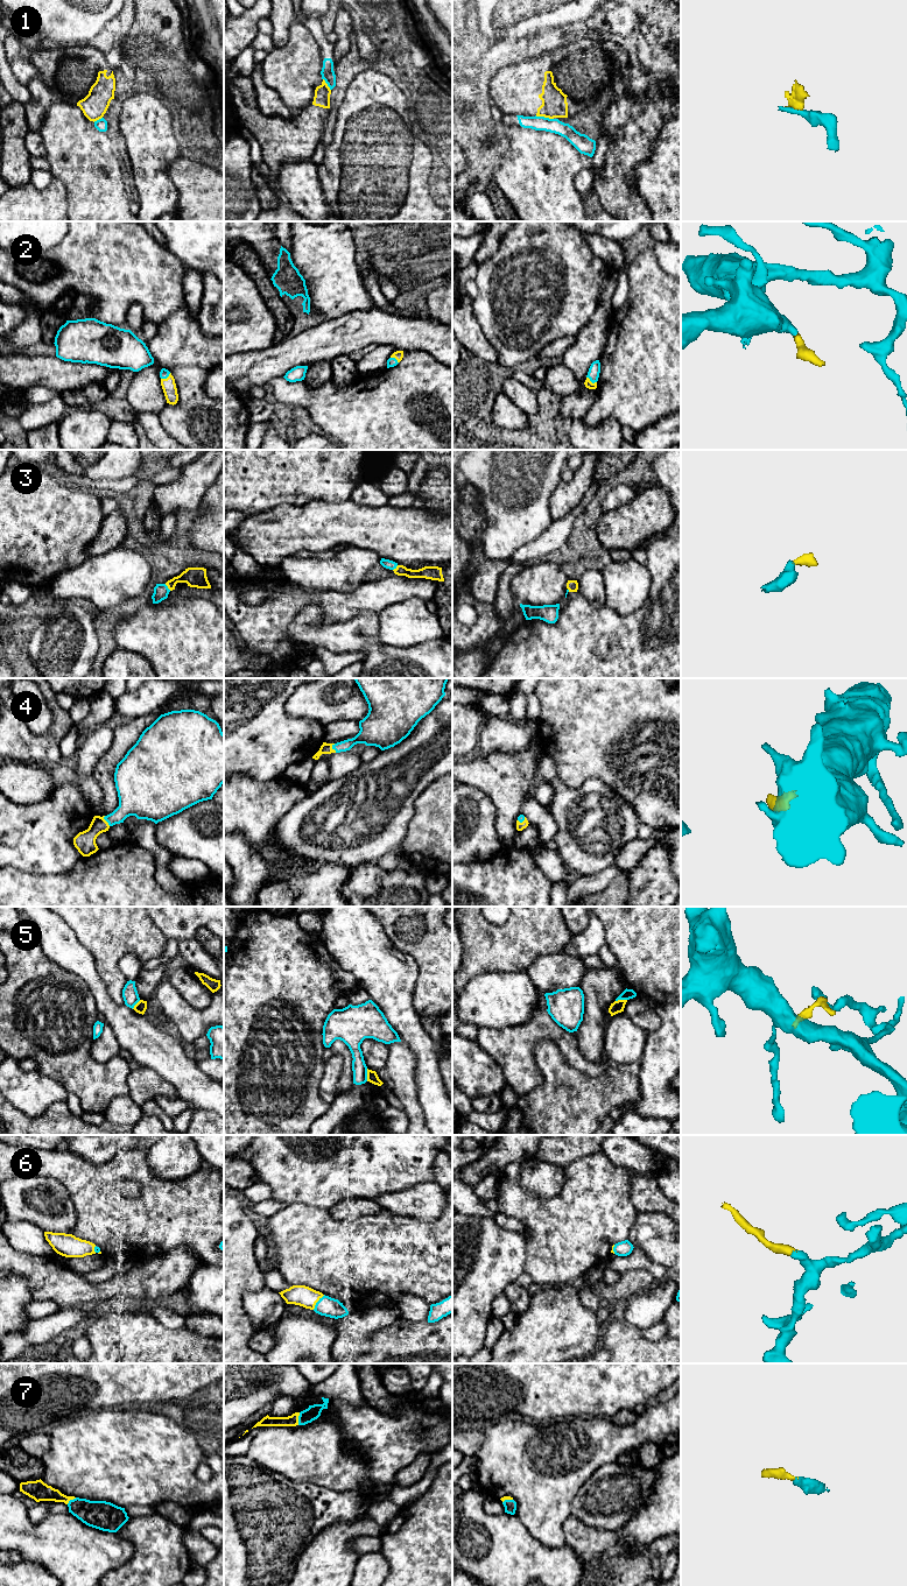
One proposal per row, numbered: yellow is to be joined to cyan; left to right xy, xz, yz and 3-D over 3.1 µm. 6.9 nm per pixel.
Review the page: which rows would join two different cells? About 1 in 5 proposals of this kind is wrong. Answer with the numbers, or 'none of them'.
1, 5

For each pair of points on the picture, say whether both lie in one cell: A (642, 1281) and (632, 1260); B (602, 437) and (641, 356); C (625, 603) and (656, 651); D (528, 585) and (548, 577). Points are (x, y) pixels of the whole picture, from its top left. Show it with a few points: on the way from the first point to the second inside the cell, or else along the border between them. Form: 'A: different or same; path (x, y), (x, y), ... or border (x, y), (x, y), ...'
A: different; border (621, 1274), (628, 1270), (645, 1269), (656, 1282)
B: different; border (584, 422), (599, 425), (613, 418), (621, 428)
C: different; border (649, 591), (645, 603), (627, 614), (605, 605)
D: same; path (533, 585), (543, 582)

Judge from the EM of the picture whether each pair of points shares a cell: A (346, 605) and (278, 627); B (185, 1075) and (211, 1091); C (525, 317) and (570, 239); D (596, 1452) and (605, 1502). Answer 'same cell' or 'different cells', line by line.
A: same cell
B: same cell
C: same cell
D: different cells

